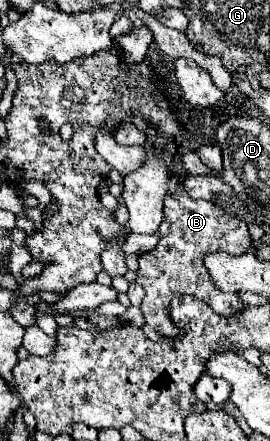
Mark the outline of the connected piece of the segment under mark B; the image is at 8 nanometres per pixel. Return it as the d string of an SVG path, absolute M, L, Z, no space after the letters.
M181 186L177 188L175 194L165 196L165 218L171 224L169 234L161 236L159 244L153 250L139 256L137 284L141 284L145 290L145 298L141 304L145 322L161 336L175 338L180 330L167 316L167 308L173 296L177 294L191 294L199 300L205 300L217 314L227 318L245 310L245 304L237 292L221 292L219 288L215 288L203 260L207 254L215 252L227 252L231 256L245 254L251 244L251 234L247 230L247 224L211 202L191 200L187 190Z

